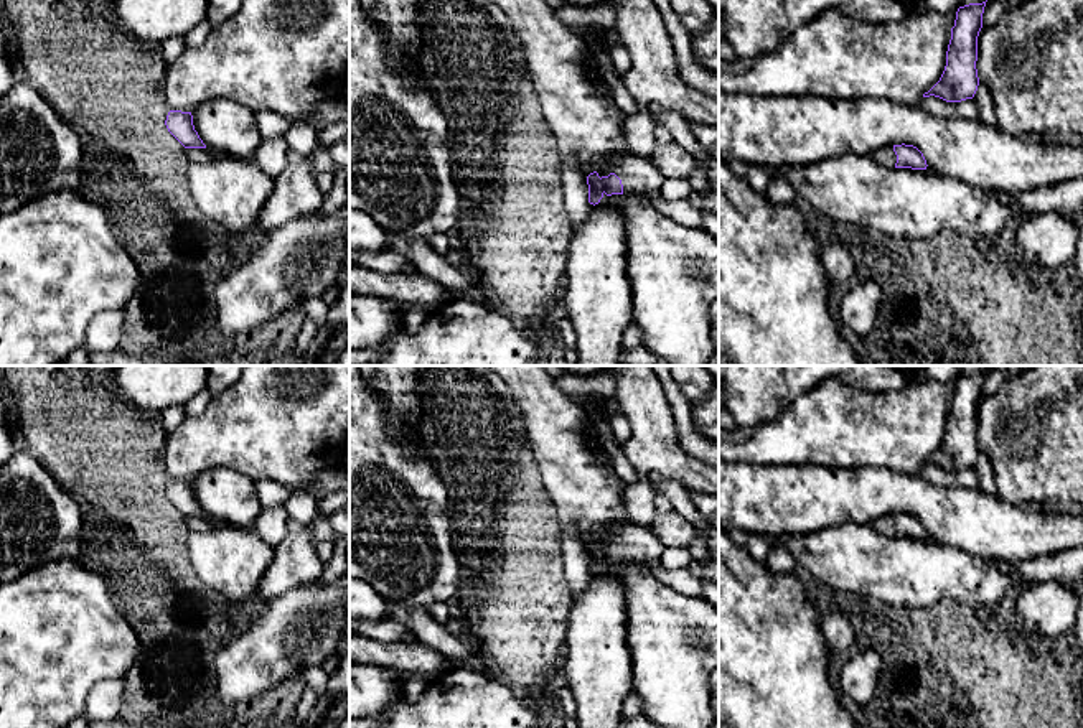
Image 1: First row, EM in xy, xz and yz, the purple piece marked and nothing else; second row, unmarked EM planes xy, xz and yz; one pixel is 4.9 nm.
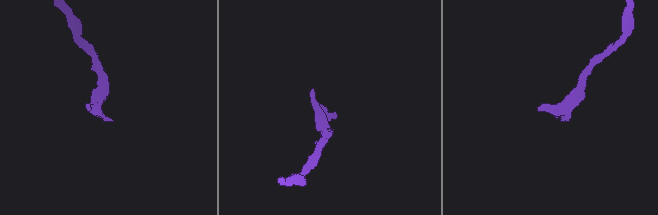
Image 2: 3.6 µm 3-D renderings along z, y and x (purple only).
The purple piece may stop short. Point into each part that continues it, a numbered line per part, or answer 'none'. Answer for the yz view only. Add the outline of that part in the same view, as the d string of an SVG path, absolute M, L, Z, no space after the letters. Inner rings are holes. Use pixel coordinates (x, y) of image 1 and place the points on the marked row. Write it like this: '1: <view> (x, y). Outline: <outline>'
1: yz (886, 155). Outline: M893 145L882 147L882 148L875 150L870 156L872 156L877 163L880 163L882 166L895 168L897 155L895 155L895 152L893 152Z

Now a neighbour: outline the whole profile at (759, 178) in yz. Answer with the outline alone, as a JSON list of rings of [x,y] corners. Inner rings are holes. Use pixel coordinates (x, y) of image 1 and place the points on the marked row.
[[[758,165],[748,166],[747,183],[752,186],[752,189],[758,193],[765,193],[770,184],[770,180],[771,178],[765,166],[758,166]]]

